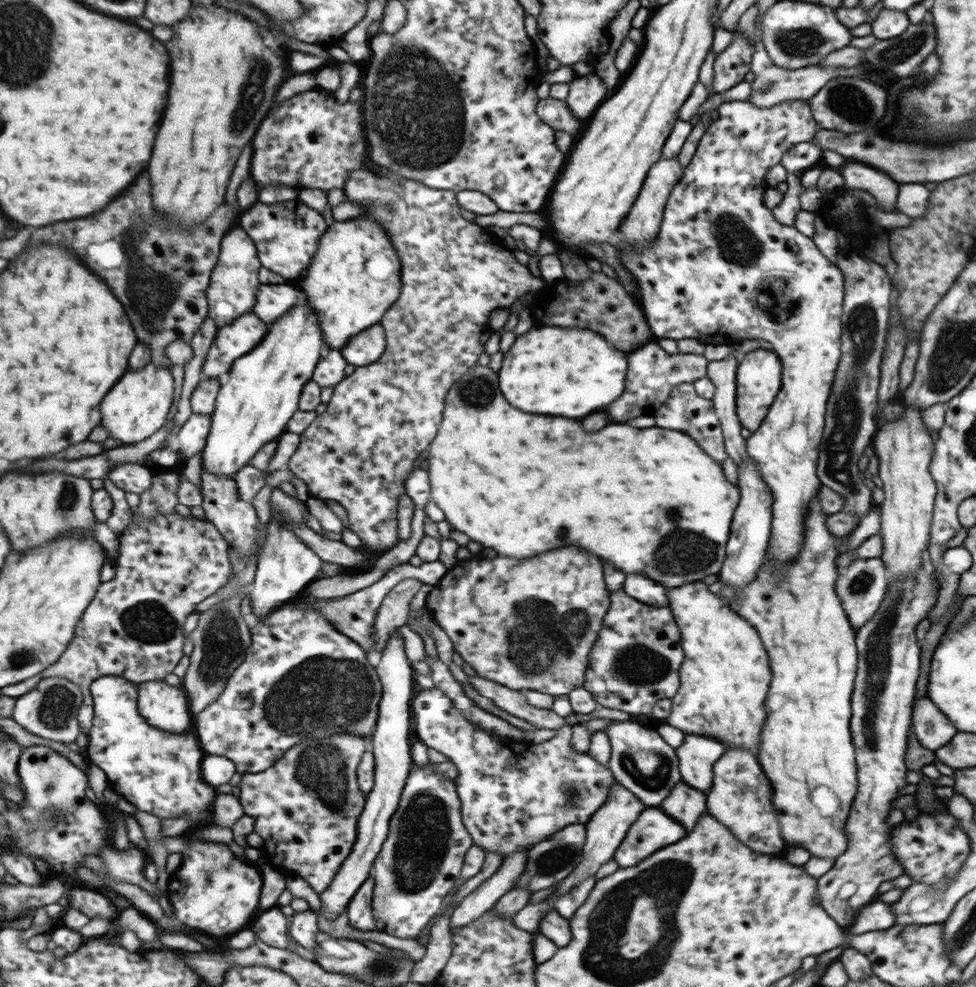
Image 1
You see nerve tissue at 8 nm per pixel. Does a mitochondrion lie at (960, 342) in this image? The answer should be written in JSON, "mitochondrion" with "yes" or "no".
{"mitochondrion":"yes"}

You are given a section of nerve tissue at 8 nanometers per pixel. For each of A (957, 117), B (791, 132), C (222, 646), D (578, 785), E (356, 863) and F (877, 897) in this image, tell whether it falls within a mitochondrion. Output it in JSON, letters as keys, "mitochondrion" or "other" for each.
{"A":"other","B":"other","C":"mitochondrion","D":"mitochondrion","E":"other","F":"other"}

